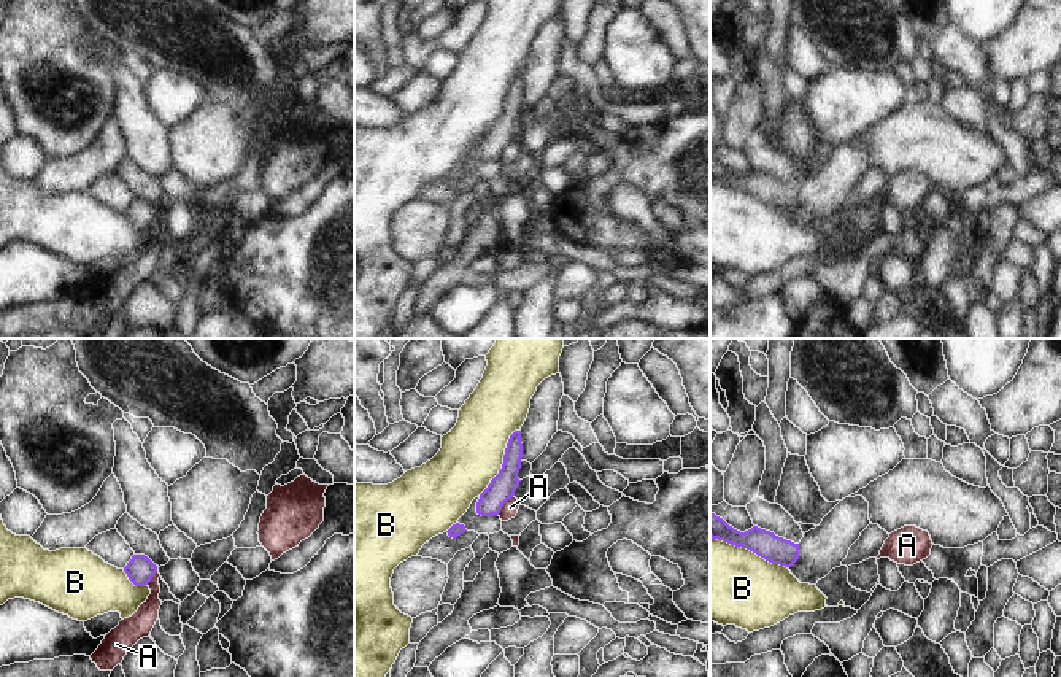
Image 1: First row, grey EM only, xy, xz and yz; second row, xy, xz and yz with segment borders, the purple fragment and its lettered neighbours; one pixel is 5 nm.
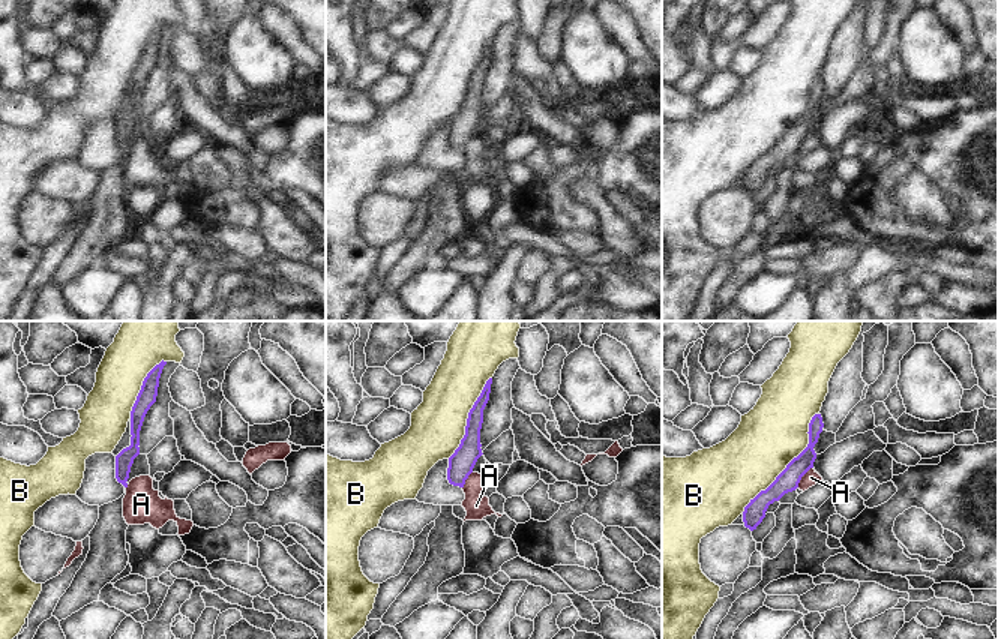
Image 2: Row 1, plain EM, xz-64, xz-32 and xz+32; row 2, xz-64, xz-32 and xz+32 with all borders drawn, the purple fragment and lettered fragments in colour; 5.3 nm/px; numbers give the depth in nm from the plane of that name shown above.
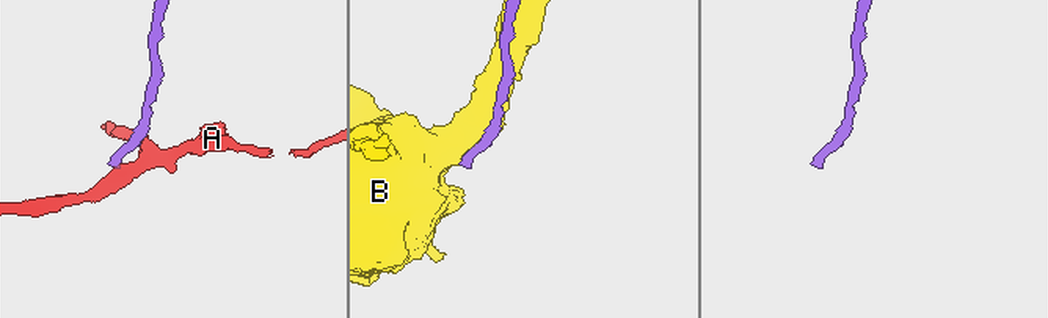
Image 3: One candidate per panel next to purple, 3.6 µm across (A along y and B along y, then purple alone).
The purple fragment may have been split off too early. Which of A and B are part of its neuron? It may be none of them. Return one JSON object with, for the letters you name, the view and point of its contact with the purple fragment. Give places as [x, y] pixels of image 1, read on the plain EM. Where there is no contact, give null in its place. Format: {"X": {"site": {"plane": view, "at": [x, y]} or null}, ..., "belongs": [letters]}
{"belongs": []}

